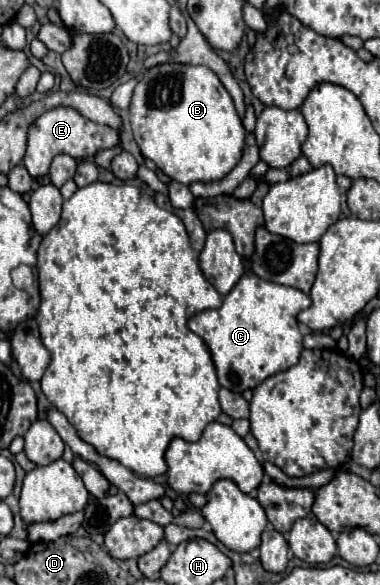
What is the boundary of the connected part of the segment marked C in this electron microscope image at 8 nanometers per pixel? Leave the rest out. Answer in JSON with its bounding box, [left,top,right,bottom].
[188,273,310,393]

